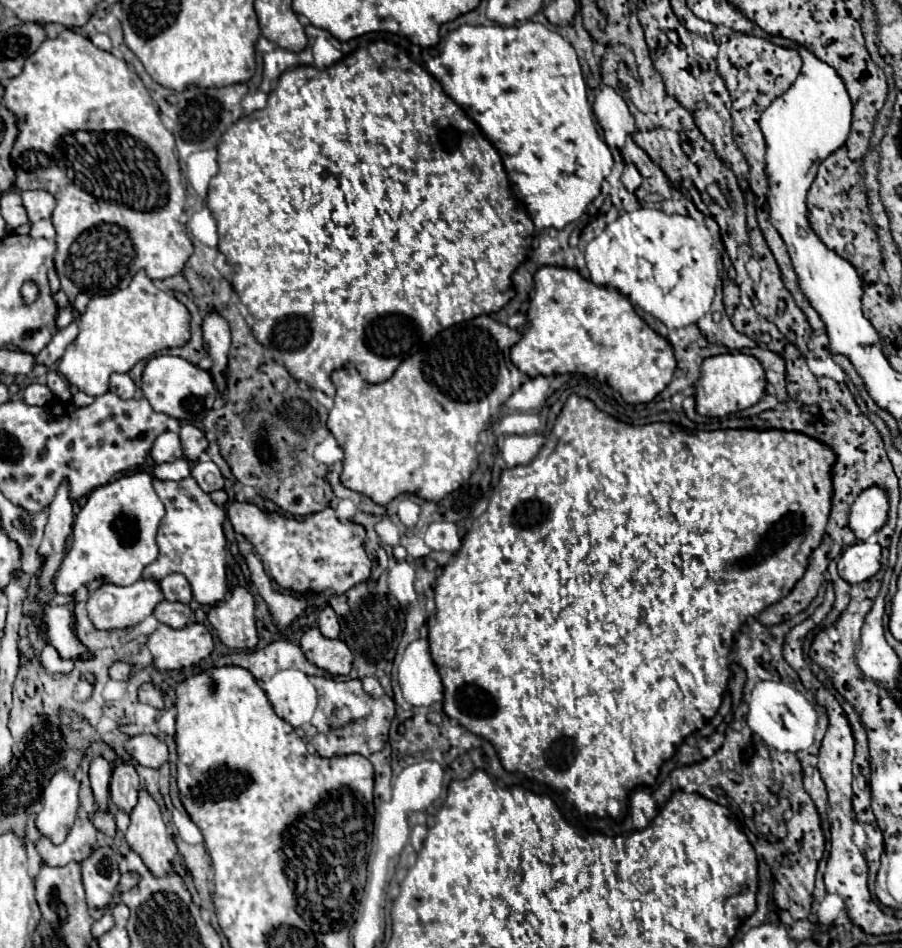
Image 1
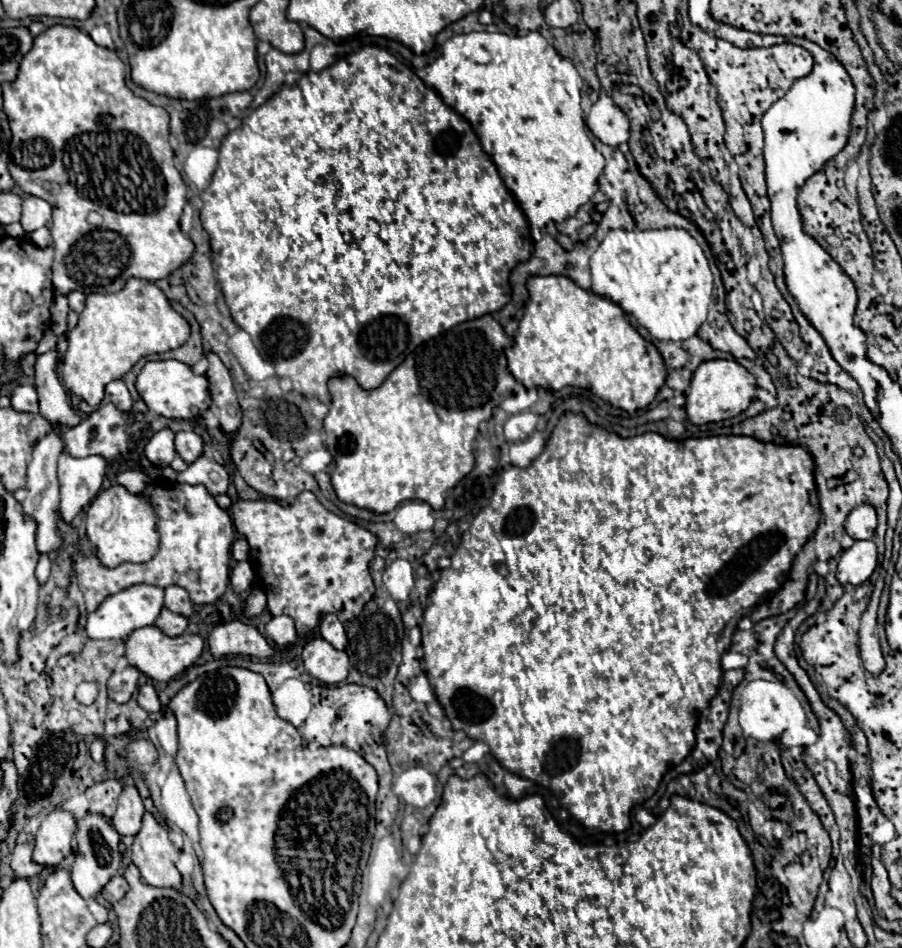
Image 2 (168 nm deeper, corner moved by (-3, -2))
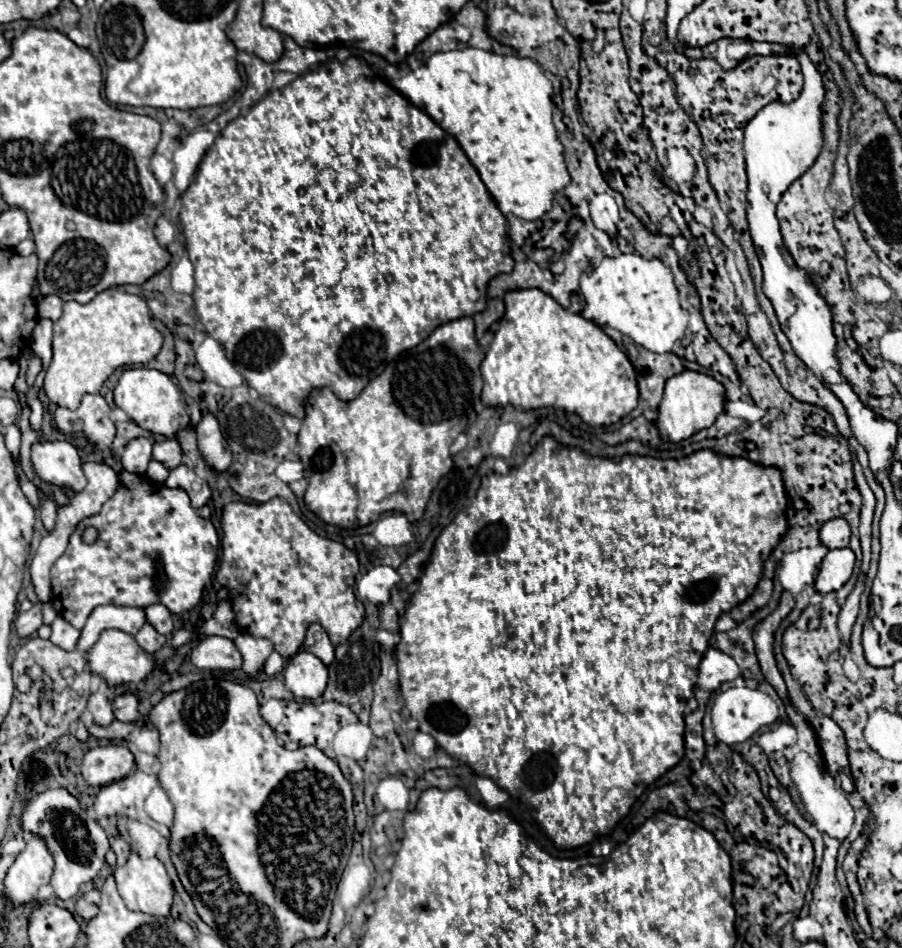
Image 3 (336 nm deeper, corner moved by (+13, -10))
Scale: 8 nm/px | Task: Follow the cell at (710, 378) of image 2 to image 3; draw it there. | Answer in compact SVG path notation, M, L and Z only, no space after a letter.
M684 371L680 375L674 375L666 383L664 397L658 407L656 427L660 429L660 435L666 441L678 443L682 439L688 439L692 433L714 425L718 415L724 411L724 403L726 403L726 389L722 383L718 383L712 375L706 373Z

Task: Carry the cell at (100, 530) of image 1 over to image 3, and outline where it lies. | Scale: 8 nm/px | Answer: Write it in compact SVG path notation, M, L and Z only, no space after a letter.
M36 601L30 611L20 613L16 617L16 631L20 637L32 635L34 631L38 631L40 625L42 625L42 603L40 601Z

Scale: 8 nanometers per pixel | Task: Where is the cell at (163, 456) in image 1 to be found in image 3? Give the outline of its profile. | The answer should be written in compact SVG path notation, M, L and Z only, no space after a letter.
M146 437L132 439L126 445L124 453L122 453L122 465L124 465L124 469L130 471L130 473L144 475L148 463L152 459L152 445L154 445L154 441L146 439Z

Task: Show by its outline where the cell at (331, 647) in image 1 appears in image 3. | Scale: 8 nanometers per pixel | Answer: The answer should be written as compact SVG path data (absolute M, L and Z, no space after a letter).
M298 651L284 667L284 683L298 699L318 699L328 681L328 667L312 653Z

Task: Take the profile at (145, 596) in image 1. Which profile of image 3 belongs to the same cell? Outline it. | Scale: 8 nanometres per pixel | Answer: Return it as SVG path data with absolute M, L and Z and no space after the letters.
M100 605L90 613L84 629L80 631L76 649L78 651L92 649L92 645L100 637L100 631L104 631L104 629L120 629L120 631L134 635L144 623L146 623L146 615L144 615L144 609L140 609L140 607Z

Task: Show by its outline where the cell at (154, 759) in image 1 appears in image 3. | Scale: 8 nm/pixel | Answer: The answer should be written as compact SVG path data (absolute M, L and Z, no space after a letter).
M108 745L90 749L82 759L82 777L94 785L102 787L112 781L124 779L134 767L132 753L122 745Z

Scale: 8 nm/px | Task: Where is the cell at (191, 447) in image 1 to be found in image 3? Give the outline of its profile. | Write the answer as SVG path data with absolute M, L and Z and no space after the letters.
M164 439L160 443L154 443L152 457L160 463L164 463L168 469L174 469L182 463L182 447L176 439Z

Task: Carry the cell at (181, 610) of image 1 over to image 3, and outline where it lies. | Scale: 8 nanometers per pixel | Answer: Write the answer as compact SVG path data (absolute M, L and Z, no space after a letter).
M144 623L144 627L134 635L134 639L138 641L138 645L140 645L146 653L156 653L156 651L164 645L164 641L166 641L166 637L160 635L150 623Z

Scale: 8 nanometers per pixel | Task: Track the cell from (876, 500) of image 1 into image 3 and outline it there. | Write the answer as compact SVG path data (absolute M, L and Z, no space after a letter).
M830 519L828 523L822 525L820 529L820 541L828 547L828 549L840 549L840 547L848 547L850 543L850 525L846 519Z

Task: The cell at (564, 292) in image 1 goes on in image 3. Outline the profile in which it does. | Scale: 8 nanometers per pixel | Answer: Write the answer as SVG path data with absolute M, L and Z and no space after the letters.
M540 289L508 291L504 301L506 301L506 313L480 365L484 379L484 389L482 389L484 405L504 407L510 403L522 409L560 407L580 415L582 421L594 427L618 423L620 419L628 417L634 411L634 407L638 405L636 371L628 355L602 331L600 325L584 319L580 313L566 311L556 299L552 299Z

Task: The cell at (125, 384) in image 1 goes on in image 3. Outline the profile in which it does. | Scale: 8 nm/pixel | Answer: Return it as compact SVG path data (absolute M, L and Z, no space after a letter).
M100 393L84 395L76 411L58 407L54 413L56 427L64 433L86 433L90 445L86 451L100 451L112 445L114 441L114 423L110 419L110 407Z

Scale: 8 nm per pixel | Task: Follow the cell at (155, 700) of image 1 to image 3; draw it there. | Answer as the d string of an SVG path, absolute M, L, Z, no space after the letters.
M122 693L114 699L114 717L118 721L138 721L138 699L132 693Z

